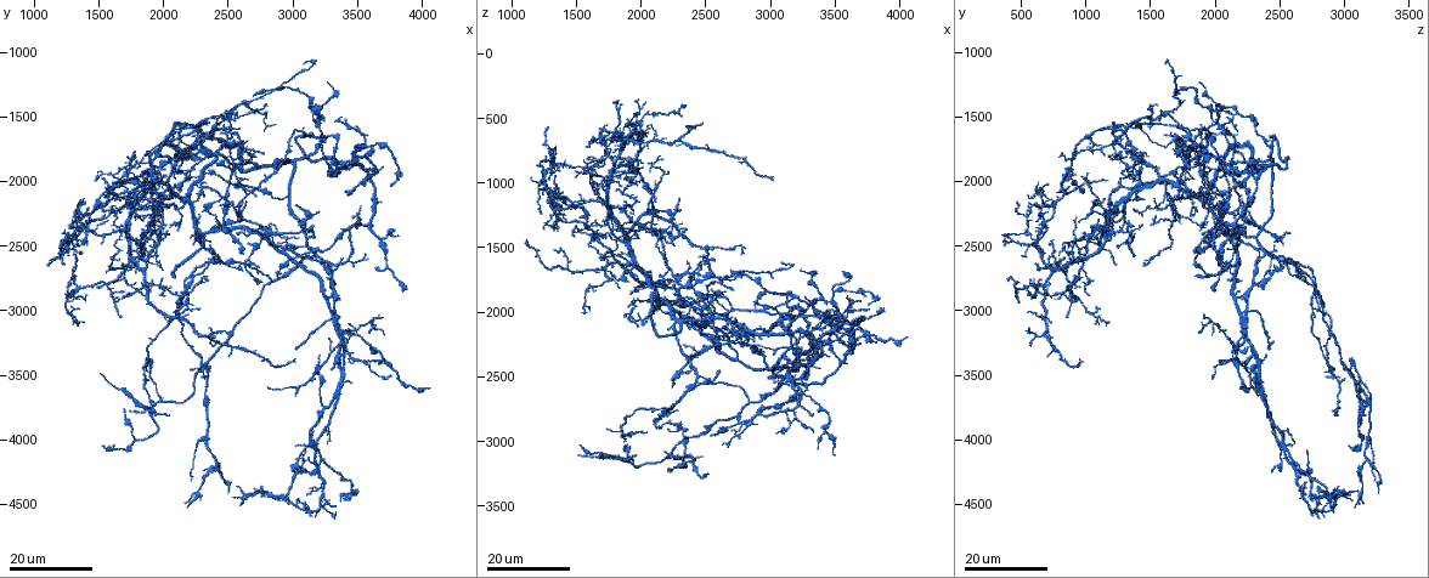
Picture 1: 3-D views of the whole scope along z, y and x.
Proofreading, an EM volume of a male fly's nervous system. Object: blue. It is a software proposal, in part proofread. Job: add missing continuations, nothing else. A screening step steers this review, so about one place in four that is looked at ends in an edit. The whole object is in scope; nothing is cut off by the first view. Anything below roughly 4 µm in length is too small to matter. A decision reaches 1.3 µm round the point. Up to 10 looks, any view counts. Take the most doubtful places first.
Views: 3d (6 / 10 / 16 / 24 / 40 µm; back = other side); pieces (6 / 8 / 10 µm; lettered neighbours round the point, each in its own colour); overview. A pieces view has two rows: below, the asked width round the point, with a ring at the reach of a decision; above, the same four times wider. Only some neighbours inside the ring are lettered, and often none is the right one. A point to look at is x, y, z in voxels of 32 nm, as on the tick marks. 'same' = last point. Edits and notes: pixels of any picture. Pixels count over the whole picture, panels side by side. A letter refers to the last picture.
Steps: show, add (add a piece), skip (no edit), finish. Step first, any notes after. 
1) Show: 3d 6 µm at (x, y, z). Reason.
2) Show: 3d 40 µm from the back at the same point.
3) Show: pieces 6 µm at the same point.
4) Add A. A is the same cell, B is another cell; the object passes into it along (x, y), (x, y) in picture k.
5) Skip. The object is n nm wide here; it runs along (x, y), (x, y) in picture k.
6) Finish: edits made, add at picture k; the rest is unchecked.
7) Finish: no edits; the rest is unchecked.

Show: 3d 24 µm at (1540, 4060, 3020). End of a long branch.

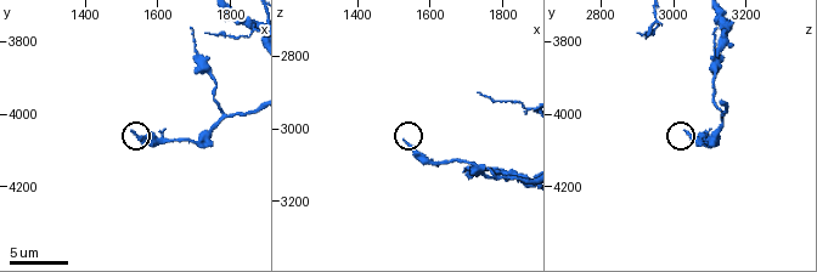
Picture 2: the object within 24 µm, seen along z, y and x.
Show: pieces 10 µm at (1520, 4050, 3030).

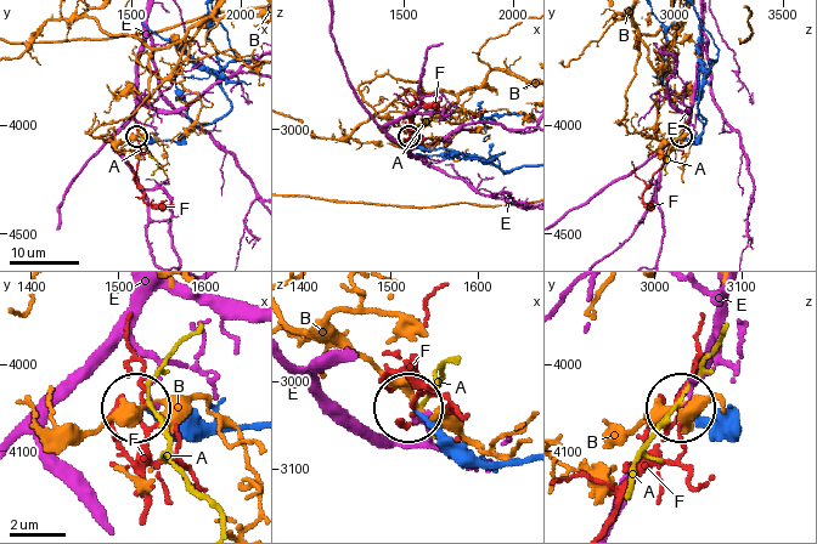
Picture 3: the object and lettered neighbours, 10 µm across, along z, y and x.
Skip. A, B, E and F are other cells; none of them fits.

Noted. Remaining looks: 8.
Show: 3d 24 µm at (2100, 2740, 1840). End of a long branch.

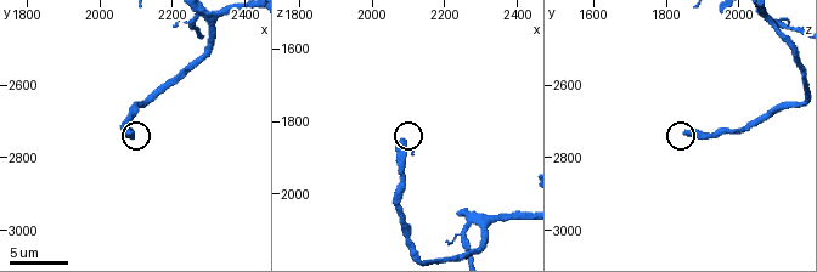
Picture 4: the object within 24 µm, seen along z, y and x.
Show: pieces 8 µm at (2090, 2740, 1850).

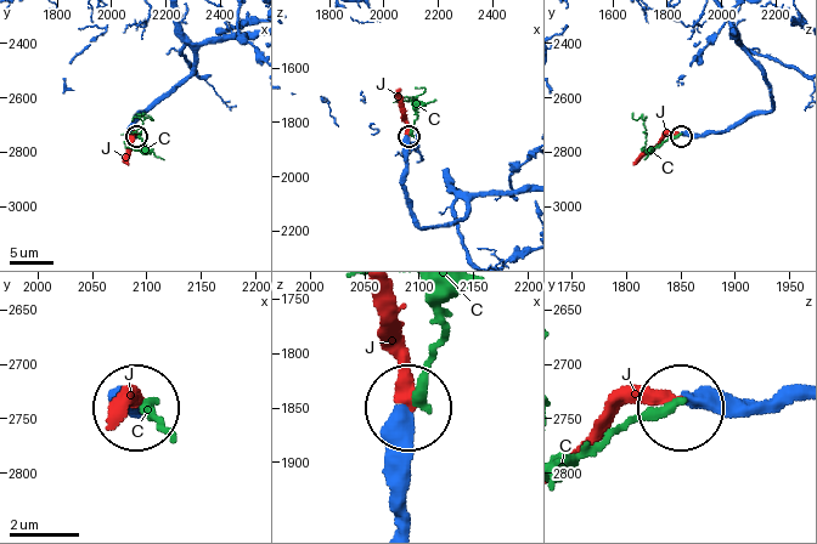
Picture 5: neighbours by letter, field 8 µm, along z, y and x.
Add J. J is the same cell, C is another cell; the neuron continues.

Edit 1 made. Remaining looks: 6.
Show: overview.

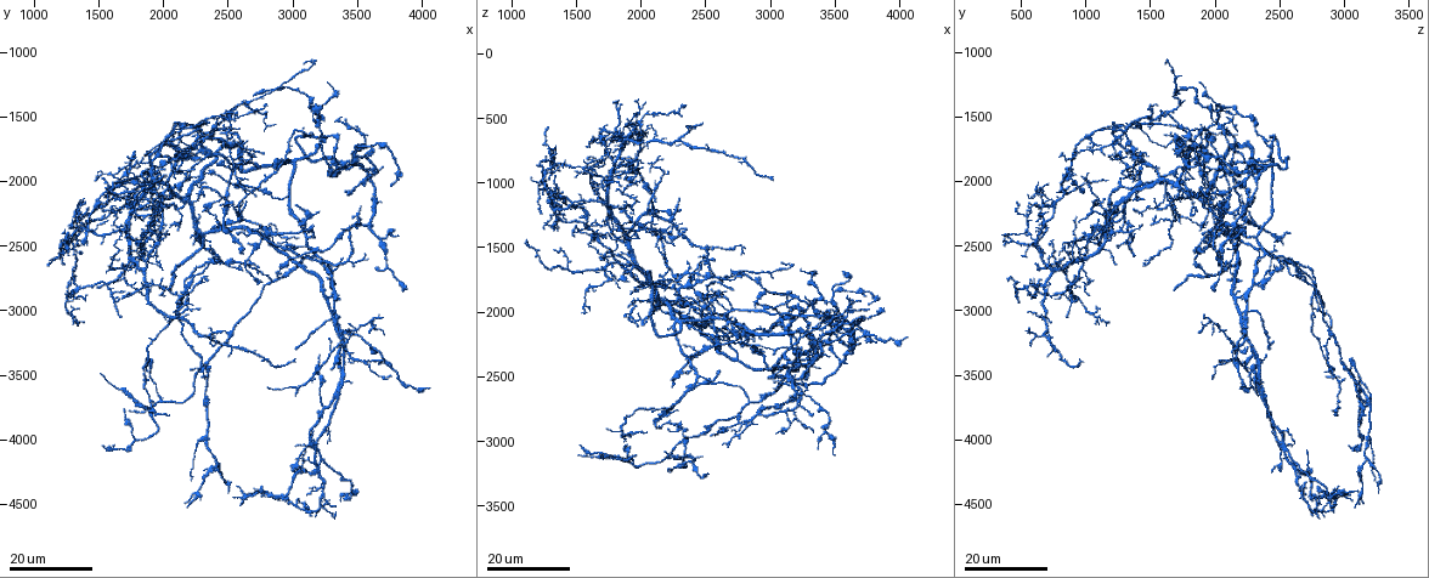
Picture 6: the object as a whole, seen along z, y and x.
Show: 3d 24 µm at (1680, 3040, 840). Free end.

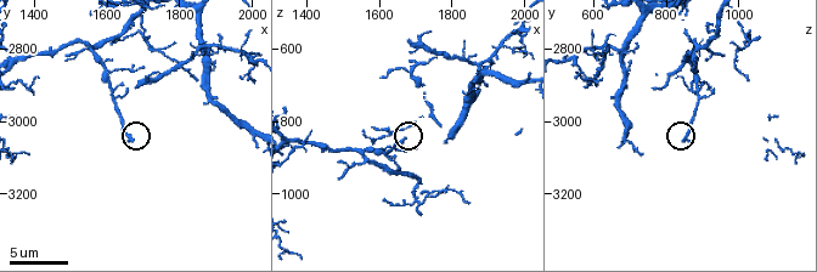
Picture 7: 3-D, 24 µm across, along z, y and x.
Show: pieces 8 µm at (1670, 3050, 850). What lies round it.

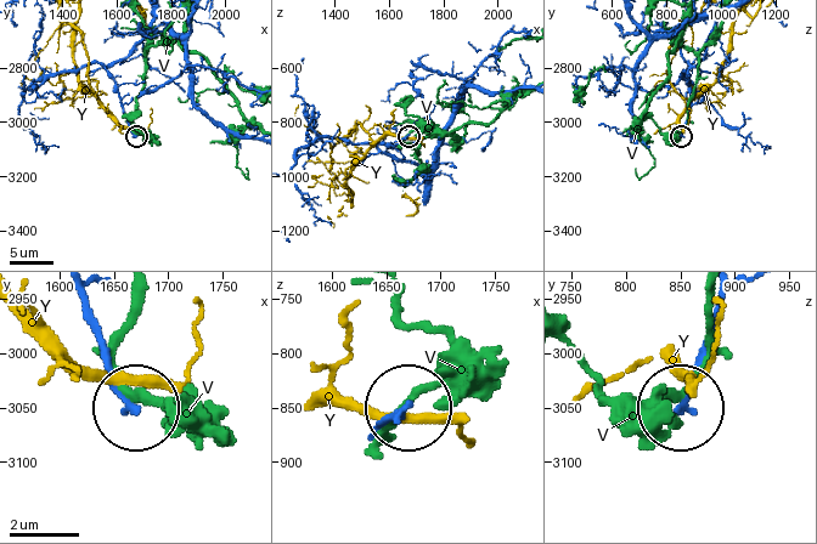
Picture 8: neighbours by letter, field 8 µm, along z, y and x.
Skip. V and Y are other cells; it runs along (151, 20), (141, 41), (106, 69), (134, 136) in picture 8; no lettered piece goes on from it.

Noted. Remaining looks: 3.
Show: 3d 24 µm at (3020, 3660, 2320). An open end.

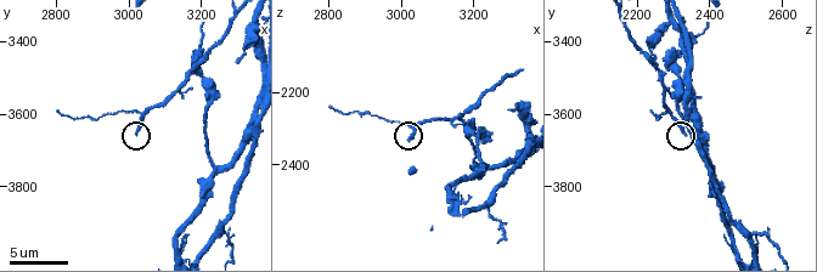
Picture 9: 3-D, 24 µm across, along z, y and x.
Show: pieces 8 µm at (3020, 3660, 2330).

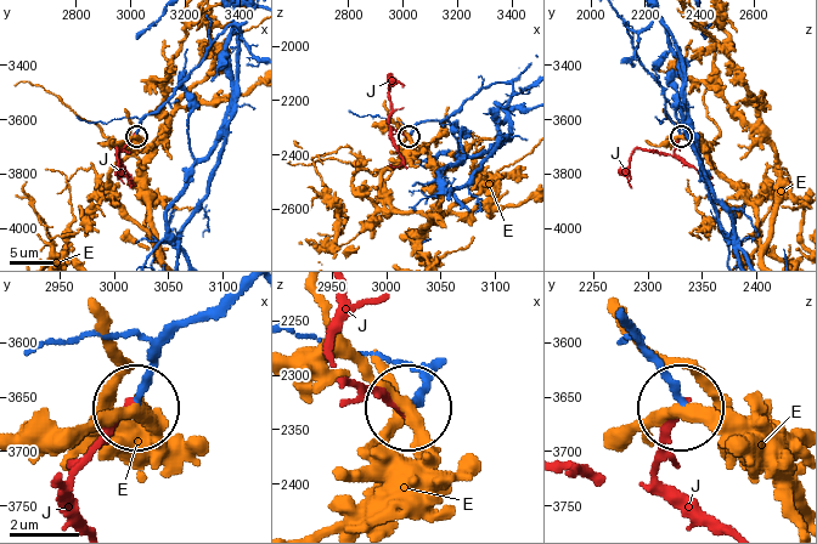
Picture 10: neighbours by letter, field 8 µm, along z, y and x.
Skip. E and J are other cells; it runs along (223, 296), (170, 340), (136, 407) in picture 10; none of them fits.

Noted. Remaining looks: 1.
Finish: edits made, add at picture 5; the rest is unchecked.

